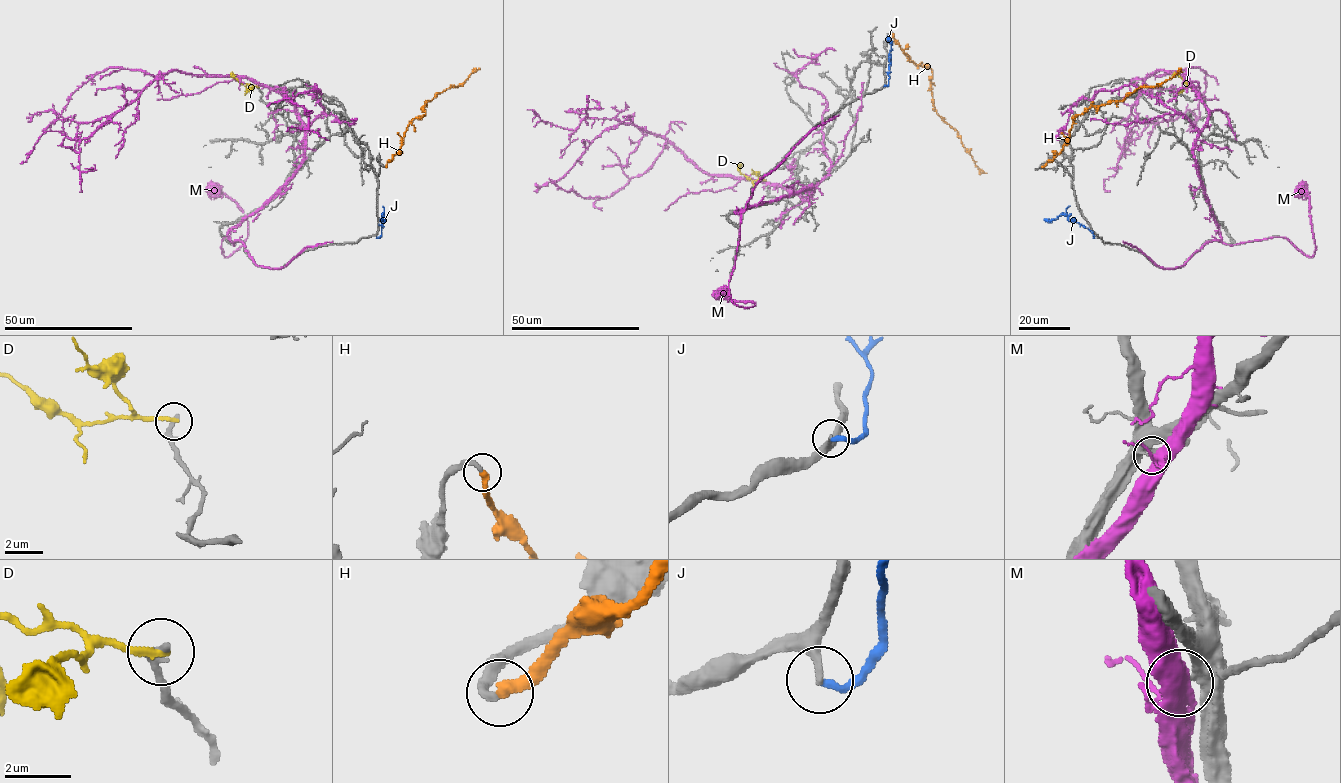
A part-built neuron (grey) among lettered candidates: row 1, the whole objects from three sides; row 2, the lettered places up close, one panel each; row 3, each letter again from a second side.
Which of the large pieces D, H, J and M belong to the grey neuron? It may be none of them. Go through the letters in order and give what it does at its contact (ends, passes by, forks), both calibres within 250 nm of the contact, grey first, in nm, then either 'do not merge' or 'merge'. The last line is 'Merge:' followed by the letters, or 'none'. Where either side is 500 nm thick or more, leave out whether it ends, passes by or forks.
D: it ends; calibres 280 and 220 nm; do not merge
H: it ends; calibres 260 and 360 nm; merge
J: it ends; calibres 240 and 240 nm; do not merge
M: it forks; calibres 180 and 380 nm; do not merge
Merge: H

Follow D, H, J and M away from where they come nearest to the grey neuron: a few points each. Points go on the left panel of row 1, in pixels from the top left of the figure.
D: (258, 87), (242, 83), (232, 76), (235, 75)
H: (386, 167), (400, 148), (407, 125), (425, 114), (426, 100), (430, 101), (450, 86), (459, 86), (480, 68)
J: (376, 237), (381, 234), (382, 214), (384, 219), (381, 219)
M: (296, 167), (304, 125), (284, 96), (245, 78), (178, 71), (153, 80), (88, 137), (47, 131), (20, 163)

